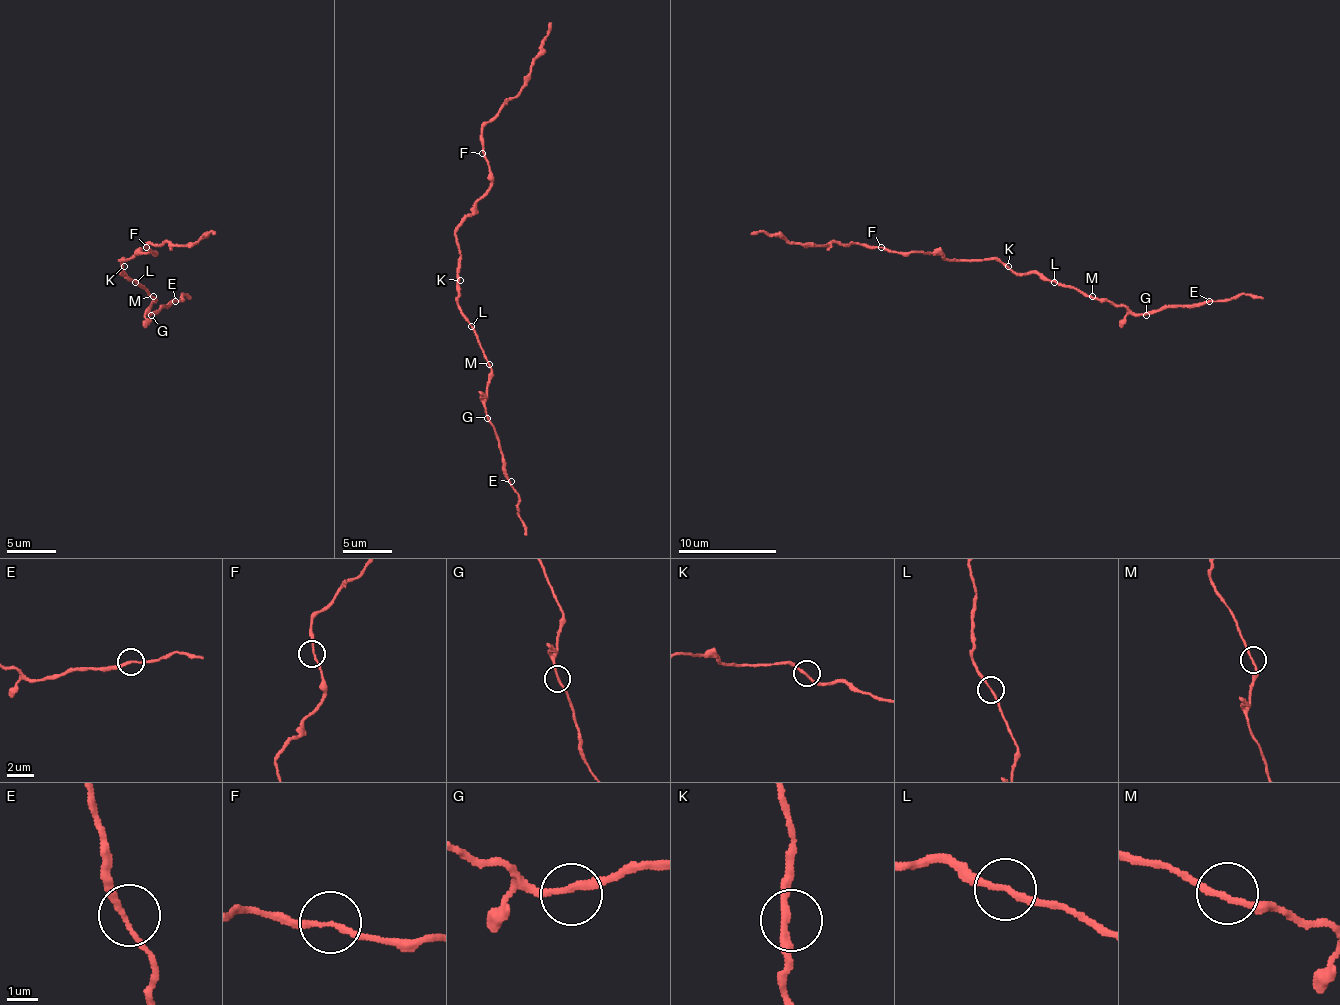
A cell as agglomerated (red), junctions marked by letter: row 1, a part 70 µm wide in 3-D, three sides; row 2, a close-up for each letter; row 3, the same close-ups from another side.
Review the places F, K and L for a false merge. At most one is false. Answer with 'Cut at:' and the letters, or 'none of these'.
Cut at: L

